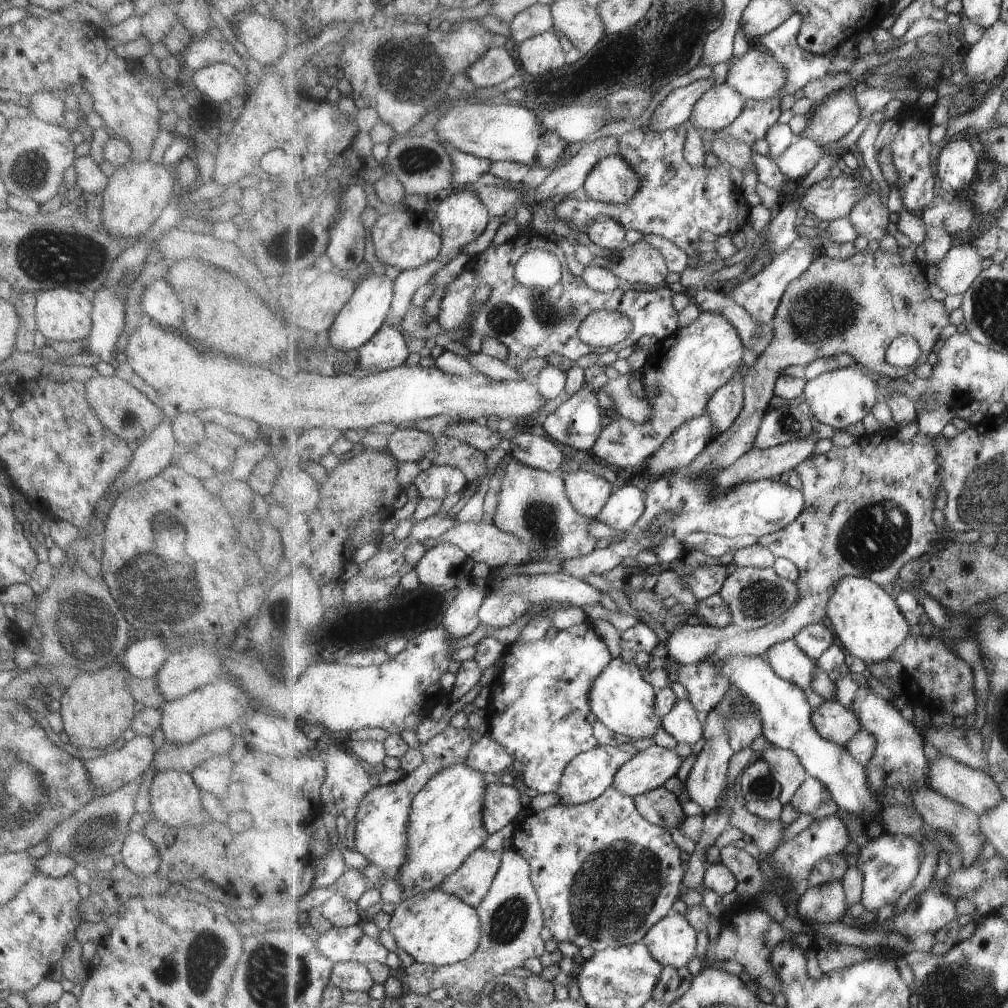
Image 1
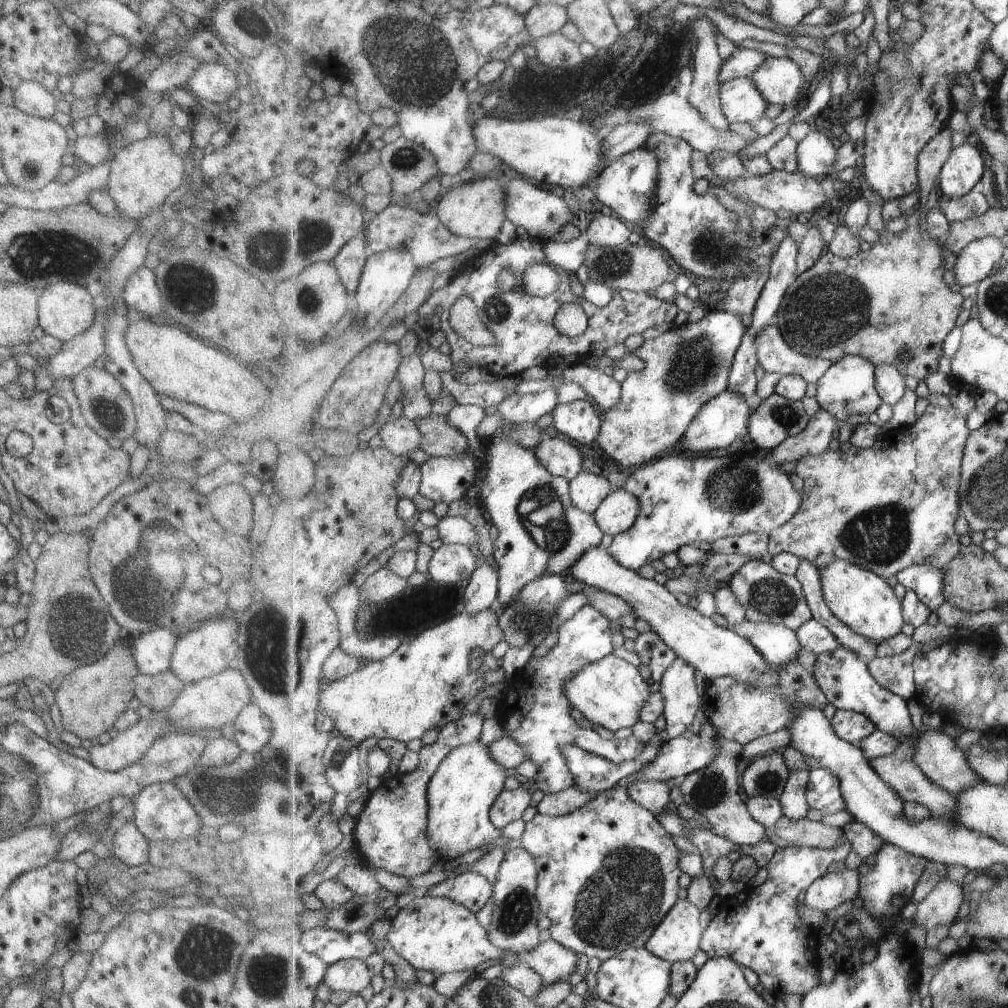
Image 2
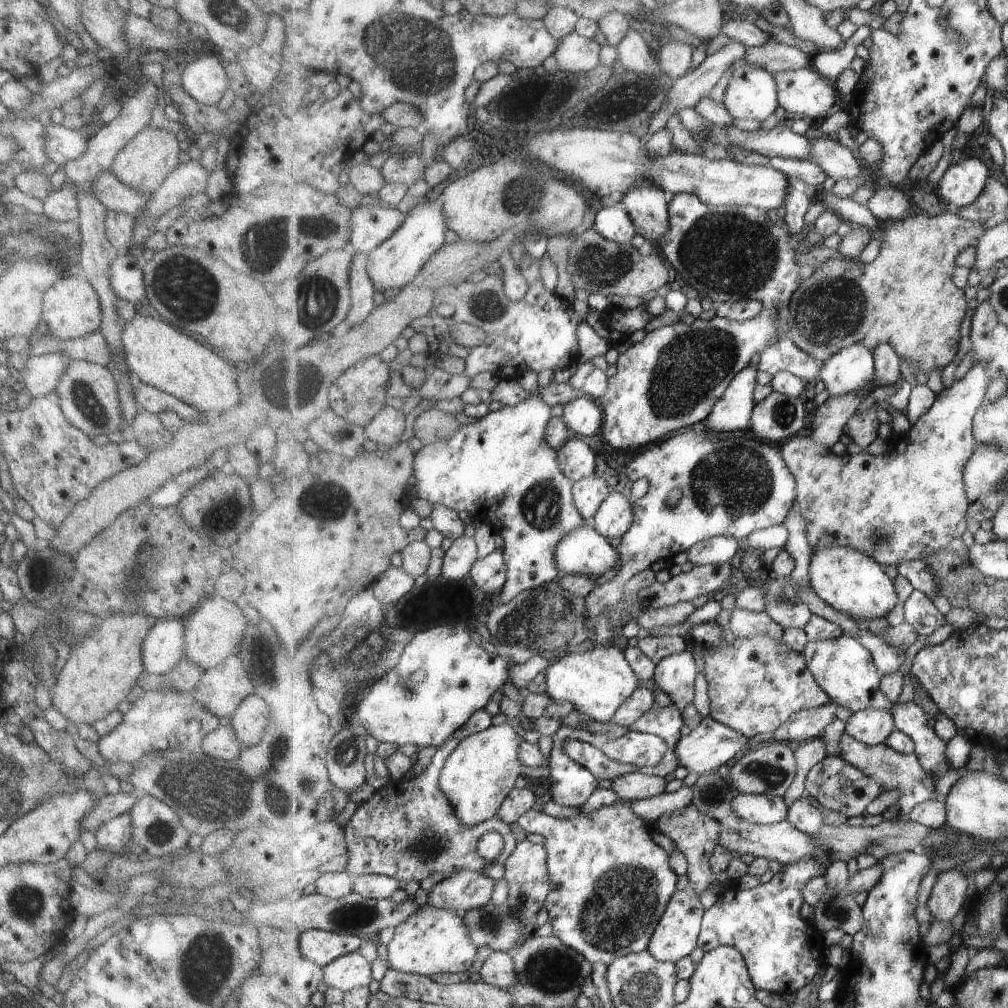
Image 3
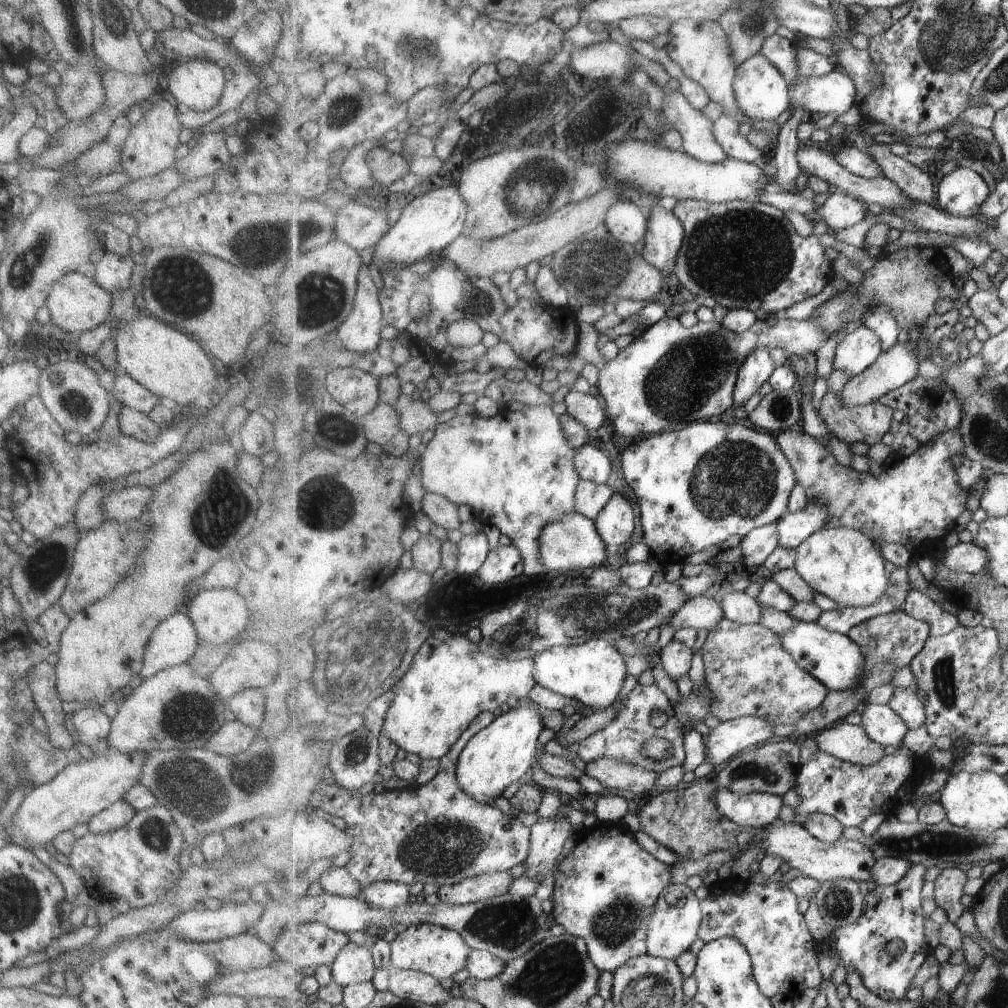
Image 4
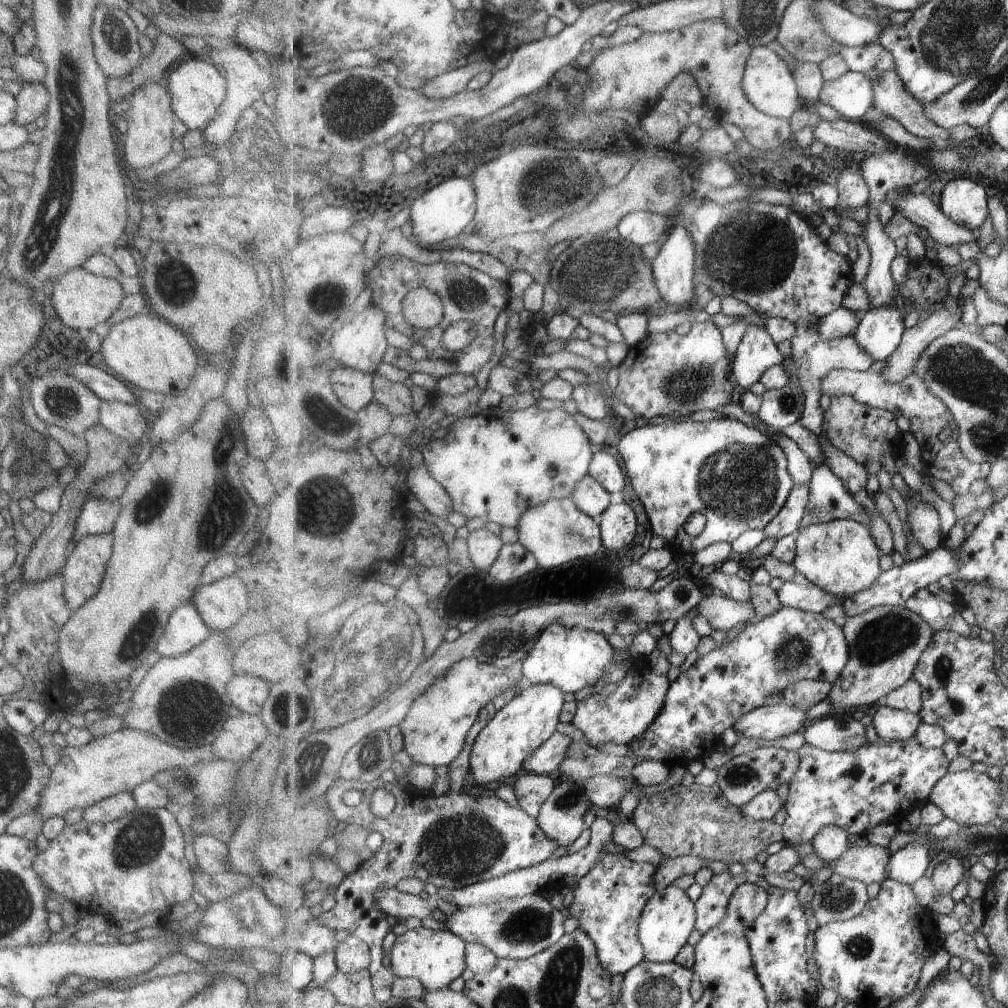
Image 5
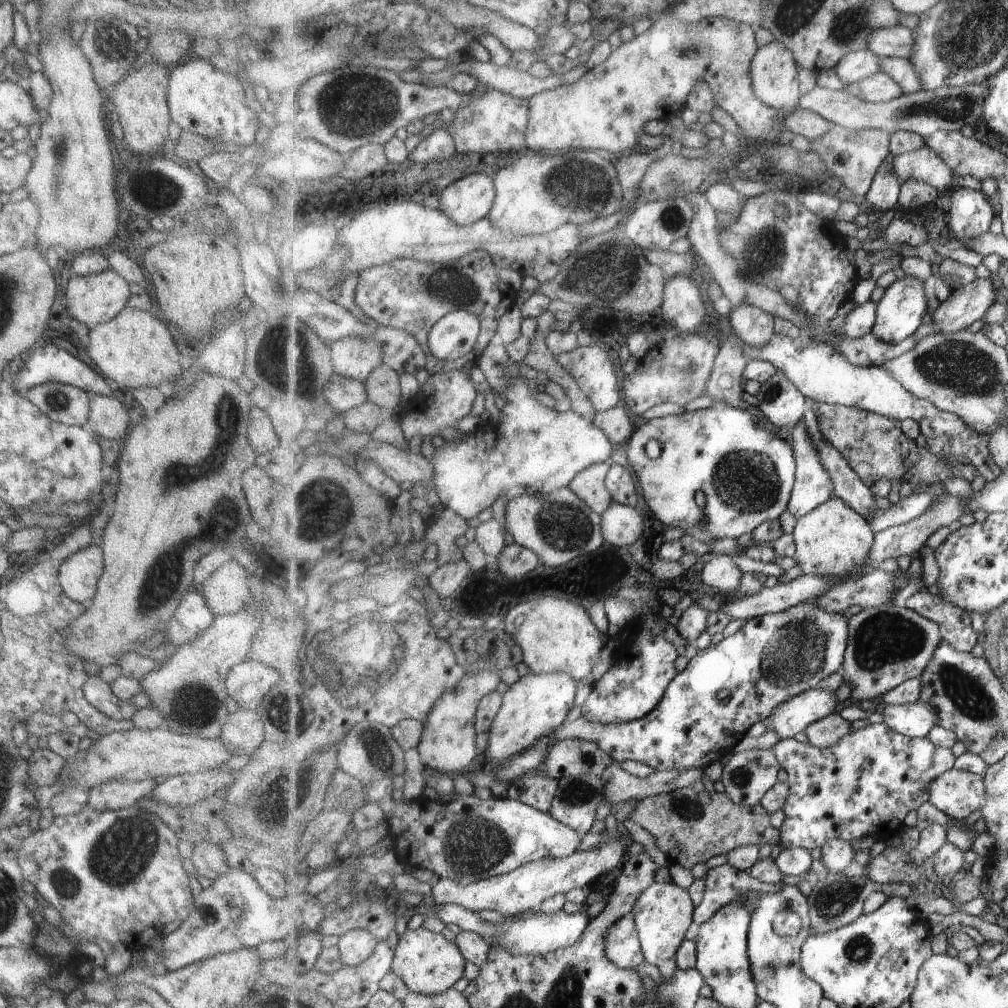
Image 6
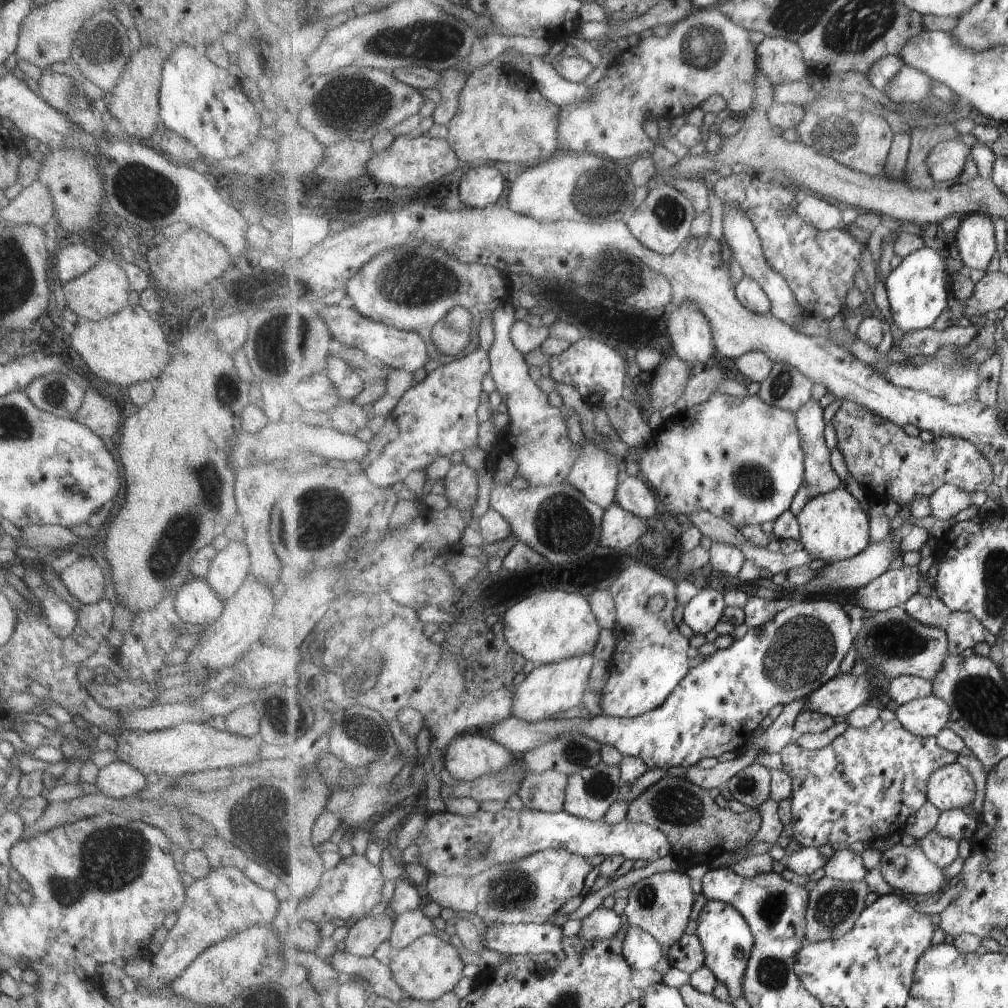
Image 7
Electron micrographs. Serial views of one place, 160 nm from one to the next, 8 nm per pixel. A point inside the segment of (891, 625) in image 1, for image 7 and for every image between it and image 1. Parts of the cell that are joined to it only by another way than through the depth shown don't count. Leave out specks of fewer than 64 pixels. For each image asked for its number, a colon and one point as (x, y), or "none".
2: (863, 600)
3: (850, 581)
4: (845, 565)
5: (841, 556)
6: (834, 541)
7: (835, 526)

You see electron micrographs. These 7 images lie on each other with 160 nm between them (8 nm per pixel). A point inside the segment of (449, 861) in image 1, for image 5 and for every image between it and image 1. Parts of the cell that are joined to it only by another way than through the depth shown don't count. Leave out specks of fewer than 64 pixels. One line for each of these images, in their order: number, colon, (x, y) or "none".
2: (461, 794)
3: (477, 778)
4: (503, 753)
5: (530, 718)

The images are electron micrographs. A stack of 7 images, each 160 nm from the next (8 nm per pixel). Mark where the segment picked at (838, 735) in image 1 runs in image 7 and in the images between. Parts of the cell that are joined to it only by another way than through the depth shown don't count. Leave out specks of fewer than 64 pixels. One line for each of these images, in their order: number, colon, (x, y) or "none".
2: (853, 727)
3: (872, 726)
4: (882, 723)
5: (890, 724)
6: (913, 720)
7: (926, 717)

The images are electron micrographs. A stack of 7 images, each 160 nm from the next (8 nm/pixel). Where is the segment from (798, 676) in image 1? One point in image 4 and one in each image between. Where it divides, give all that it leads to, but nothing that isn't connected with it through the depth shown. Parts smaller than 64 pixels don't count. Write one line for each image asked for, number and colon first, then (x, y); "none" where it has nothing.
2: (780, 645)
3: (744, 623)
4: (746, 610)

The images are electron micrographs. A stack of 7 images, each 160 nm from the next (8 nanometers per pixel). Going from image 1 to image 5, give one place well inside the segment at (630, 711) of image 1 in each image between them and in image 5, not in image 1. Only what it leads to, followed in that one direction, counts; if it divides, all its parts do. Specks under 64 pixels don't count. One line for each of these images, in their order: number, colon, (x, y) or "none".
2: (611, 692)
3: (596, 682)
4: (592, 674)
5: (571, 659)

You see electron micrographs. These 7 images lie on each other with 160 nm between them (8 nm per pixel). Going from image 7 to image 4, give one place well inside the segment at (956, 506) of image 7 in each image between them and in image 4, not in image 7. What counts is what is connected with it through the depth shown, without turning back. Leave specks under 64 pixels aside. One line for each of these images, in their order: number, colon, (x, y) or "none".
4: (793, 528)
5: (829, 500)
6: (909, 507)

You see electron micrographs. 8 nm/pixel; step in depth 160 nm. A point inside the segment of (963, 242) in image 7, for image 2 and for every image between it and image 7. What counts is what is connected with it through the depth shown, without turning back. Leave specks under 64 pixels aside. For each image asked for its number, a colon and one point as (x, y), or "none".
2: (961, 173)
3: (963, 182)
4: (961, 192)
5: (964, 200)
6: (969, 214)

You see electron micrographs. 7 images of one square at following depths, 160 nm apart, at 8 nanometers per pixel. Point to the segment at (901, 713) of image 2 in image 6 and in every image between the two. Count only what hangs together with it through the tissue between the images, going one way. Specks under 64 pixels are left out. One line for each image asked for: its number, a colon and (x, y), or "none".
3: (844, 668)
4: (836, 660)
5: (719, 689)
6: (771, 659)

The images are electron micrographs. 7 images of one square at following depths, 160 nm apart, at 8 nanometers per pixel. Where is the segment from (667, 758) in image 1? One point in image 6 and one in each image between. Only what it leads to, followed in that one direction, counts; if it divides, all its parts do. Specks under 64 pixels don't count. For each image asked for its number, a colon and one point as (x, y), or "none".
2: (678, 757)
3: (710, 745)
4: (722, 743)
5: (766, 723)
6: (796, 715)

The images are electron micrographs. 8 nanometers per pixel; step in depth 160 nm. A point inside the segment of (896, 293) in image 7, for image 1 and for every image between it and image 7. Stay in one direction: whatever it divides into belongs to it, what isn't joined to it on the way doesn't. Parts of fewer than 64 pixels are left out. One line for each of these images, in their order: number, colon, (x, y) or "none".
1: (840, 398)
2: (849, 387)
3: (852, 370)
4: (860, 349)
5: (880, 332)
6: (900, 312)

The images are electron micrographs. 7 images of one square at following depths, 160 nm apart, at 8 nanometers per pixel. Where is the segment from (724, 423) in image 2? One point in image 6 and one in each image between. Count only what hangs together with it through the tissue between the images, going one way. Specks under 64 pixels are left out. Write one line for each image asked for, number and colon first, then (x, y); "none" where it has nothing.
3: (733, 412)
4: (759, 366)
5: (758, 351)
6: (754, 326)

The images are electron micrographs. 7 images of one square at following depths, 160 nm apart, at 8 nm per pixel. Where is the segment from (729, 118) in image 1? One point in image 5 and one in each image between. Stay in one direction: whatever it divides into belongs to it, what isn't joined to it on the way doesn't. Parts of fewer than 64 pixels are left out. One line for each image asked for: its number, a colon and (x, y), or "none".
2: (741, 101)
3: (752, 93)
4: (763, 92)
5: (768, 81)

